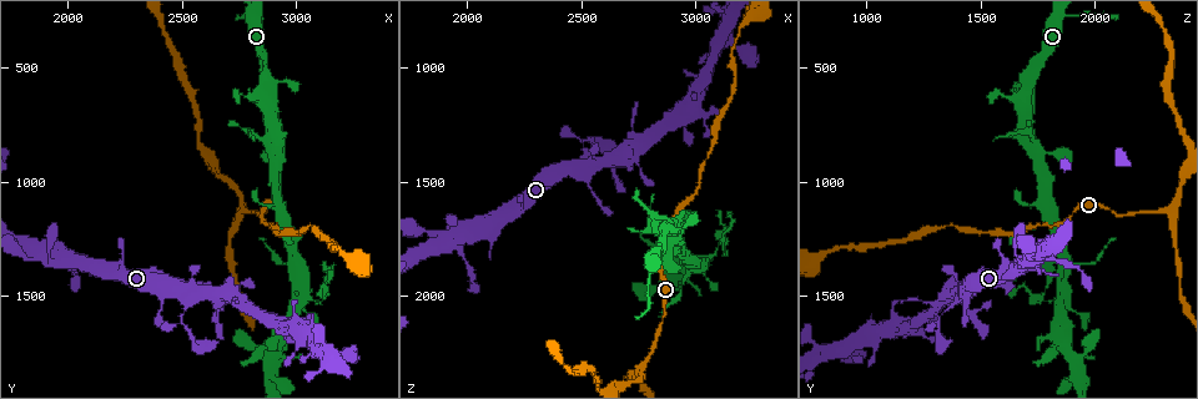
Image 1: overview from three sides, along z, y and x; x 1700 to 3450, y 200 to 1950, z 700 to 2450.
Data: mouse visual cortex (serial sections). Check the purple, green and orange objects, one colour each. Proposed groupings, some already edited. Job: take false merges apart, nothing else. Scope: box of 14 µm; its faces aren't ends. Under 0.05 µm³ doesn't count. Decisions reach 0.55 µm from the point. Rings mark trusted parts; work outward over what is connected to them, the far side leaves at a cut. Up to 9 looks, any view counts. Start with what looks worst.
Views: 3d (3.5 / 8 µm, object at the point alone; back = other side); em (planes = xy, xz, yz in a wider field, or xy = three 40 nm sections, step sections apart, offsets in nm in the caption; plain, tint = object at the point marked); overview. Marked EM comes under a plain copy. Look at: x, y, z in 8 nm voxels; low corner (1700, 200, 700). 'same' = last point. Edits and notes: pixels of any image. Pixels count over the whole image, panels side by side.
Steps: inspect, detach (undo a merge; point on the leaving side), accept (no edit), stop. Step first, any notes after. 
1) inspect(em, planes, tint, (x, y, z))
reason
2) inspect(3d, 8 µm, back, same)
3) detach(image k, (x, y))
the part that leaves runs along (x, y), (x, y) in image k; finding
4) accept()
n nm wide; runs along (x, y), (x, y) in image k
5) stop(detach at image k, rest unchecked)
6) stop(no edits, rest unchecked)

inspect(3d, 3.5 µm, (1920, 1310, 1760))
four or more arms meet

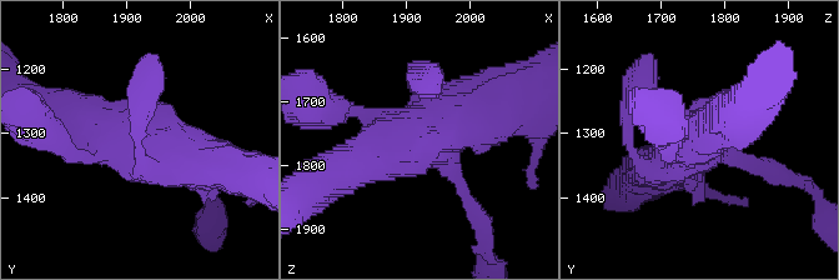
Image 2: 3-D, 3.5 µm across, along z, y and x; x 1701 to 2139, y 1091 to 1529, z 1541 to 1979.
inspect(em, planes, tint, same)

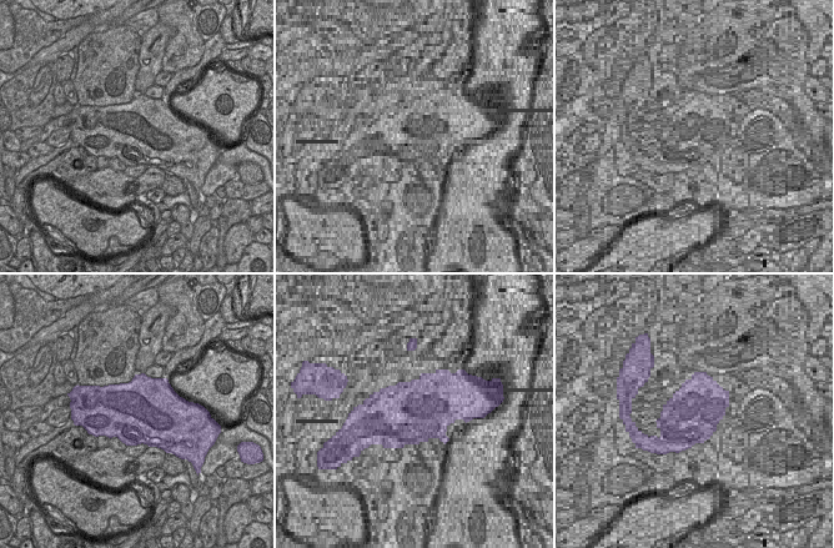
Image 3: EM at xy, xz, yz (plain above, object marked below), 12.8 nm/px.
inspect(em, xy, step 3, tint, same)
another direction

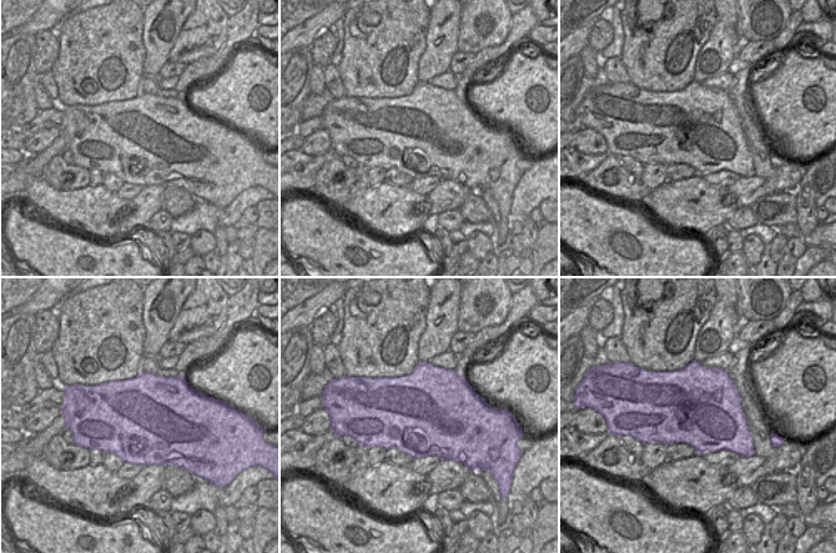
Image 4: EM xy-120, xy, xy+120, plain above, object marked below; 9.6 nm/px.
accept()
850 nm wide; runs along (511, 103), (365, 160) in image 2; one cell here

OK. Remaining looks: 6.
inspect(3d, 3.5 µm, (3120, 1510, 1770))
abrupt turn

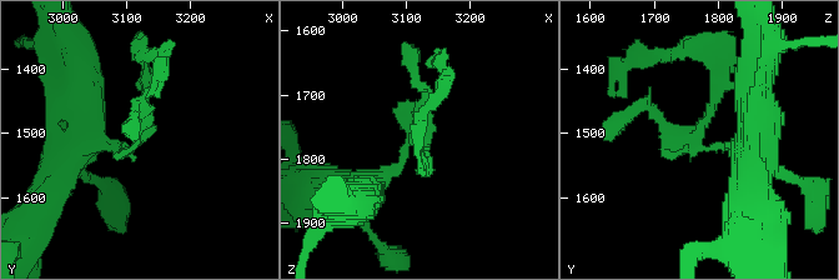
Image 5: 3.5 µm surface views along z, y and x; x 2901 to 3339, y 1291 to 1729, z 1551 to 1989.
inspect(em, xy, step 1, tint, (3110, 1515, 1765))

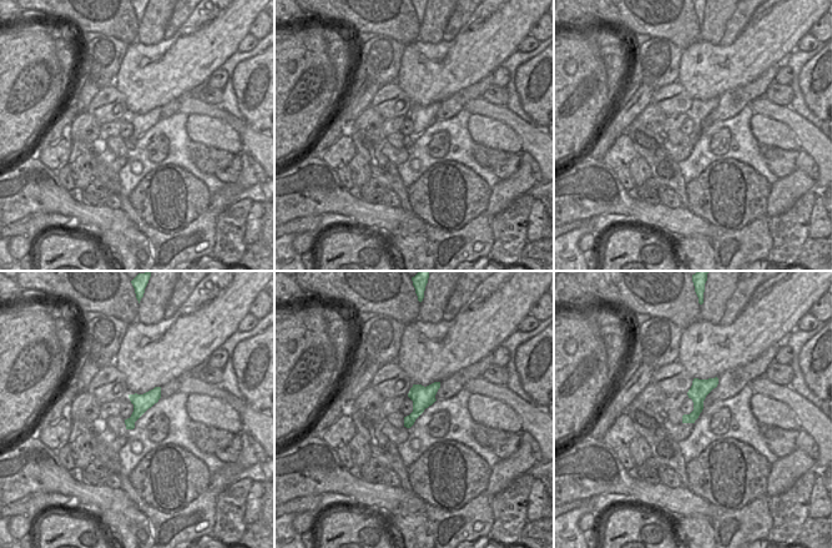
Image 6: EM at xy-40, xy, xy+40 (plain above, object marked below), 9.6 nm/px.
accept()
all the same cell

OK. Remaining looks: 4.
inspect(3d, 3.5 µm, (2870, 1760, 1900))
two arms at a narrow angle

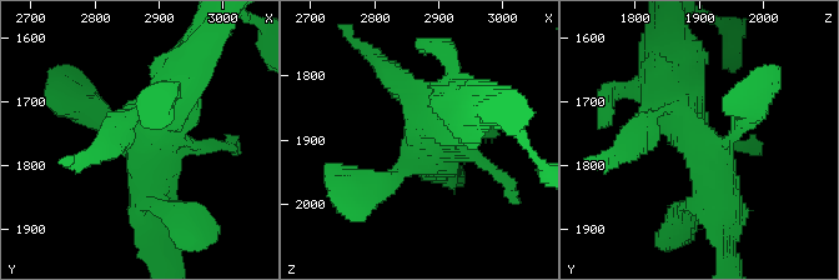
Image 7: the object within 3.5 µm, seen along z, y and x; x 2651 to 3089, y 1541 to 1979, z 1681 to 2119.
inspect(em, xy, step 3, tint, (2880, 1765, 1895))
now the EM

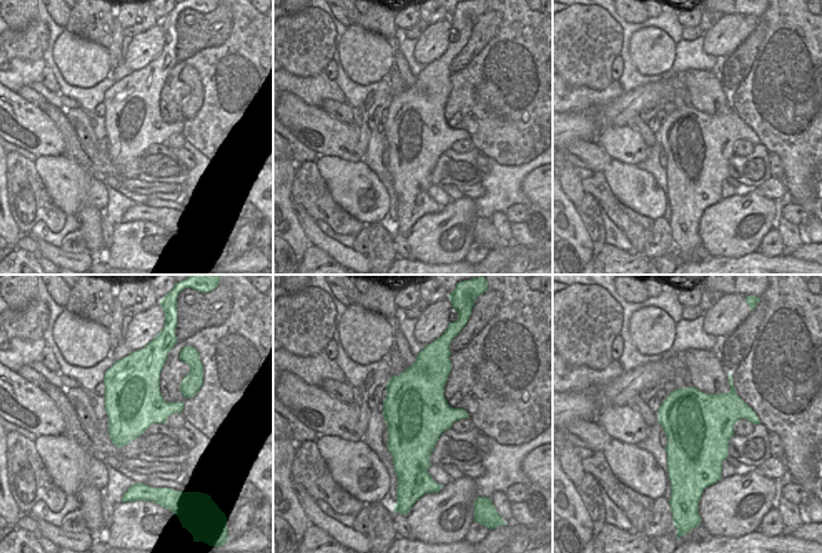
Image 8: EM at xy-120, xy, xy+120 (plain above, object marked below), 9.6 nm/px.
accept()
runs along (659, 76), (709, 160), (688, 203) in image 7; continuous, no second cell

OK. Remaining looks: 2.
inspect(3d, 3.5 µm, back, (2770, 1120, 2310))
arms part here

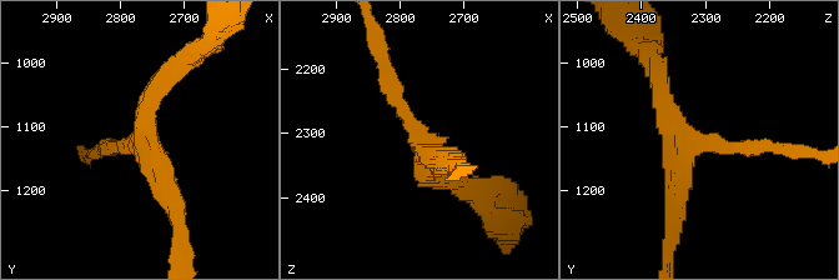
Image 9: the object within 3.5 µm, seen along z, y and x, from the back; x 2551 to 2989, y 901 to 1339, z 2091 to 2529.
inspect(em, xy, step 3, tint, (2760, 1130, 2315))
3 arms; arms of 200, 250, 300 nm; need the tissue

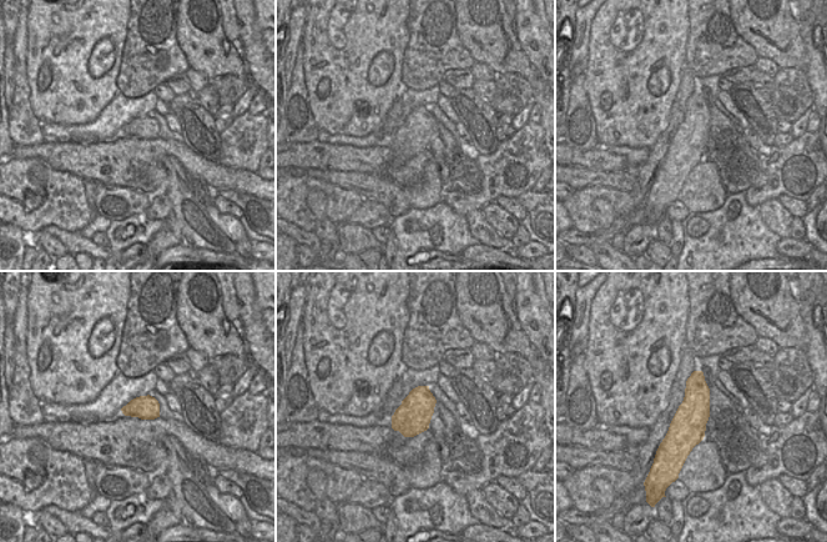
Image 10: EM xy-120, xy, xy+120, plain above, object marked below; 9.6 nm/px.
accept()
runs along (764, 148), (688, 140), (656, 75) in image 9; continuous, no second cell

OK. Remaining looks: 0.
stop(no edits, rest unchecked)

